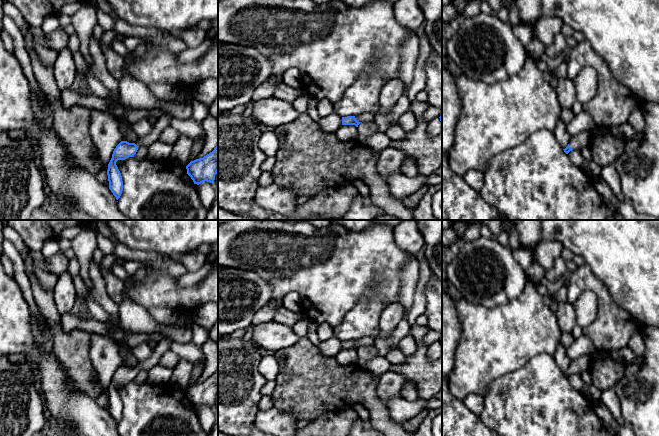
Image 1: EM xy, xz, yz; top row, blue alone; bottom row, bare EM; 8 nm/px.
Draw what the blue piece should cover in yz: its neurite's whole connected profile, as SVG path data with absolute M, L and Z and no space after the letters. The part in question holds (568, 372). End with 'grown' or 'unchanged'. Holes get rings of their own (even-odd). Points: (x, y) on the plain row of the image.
M628 346L614 350L597 350L594 348L592 352L573 359L568 370L563 374L566 378L572 374L580 374L581 372L588 370L593 361L606 358L621 362L627 366L632 365L639 357Z | grown

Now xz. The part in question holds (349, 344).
M355 340L342 341L342 349L355 349L358 357L357 364L366 371L366 363L378 356L377 350L373 345L361 347L355 343Z | grown

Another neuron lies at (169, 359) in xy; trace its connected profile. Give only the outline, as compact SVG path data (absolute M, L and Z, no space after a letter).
M169 349L160 357L159 364L163 367L173 369L177 365L179 359L179 356Z

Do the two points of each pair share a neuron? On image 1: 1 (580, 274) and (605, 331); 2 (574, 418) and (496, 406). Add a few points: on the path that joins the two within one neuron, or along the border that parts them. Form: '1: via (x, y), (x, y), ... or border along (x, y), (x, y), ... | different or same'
1: via (594, 287), (604, 298), (605, 317) | same
2: via (555, 418), (542, 418), (533, 409), (515, 406) | same

